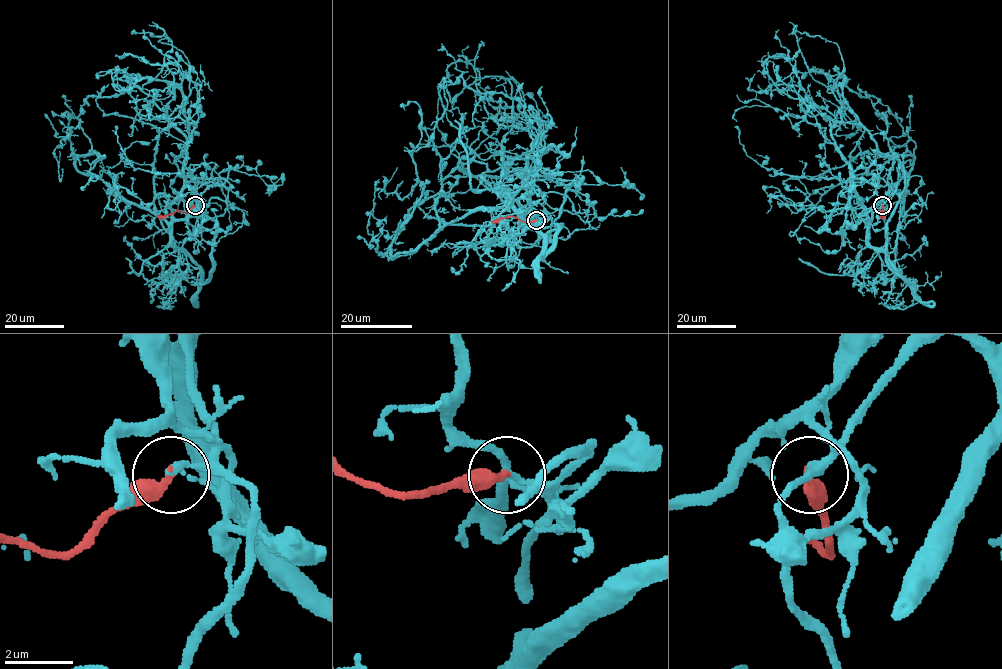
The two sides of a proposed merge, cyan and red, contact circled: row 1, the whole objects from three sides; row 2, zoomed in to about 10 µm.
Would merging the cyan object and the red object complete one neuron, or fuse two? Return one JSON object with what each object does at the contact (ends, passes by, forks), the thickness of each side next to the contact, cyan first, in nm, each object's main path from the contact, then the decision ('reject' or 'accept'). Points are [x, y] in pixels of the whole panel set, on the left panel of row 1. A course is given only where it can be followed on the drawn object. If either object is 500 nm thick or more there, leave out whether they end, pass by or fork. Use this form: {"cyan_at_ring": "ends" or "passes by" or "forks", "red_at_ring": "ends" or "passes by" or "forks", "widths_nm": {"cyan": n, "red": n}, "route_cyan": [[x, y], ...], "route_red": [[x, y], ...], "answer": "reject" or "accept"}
{"cyan_at_ring": "ends", "red_at_ring": "ends", "widths_nm": {"cyan": 180, "red": 360}, "route_cyan": [[195, 205], [167, 222], [126, 202], [76, 168], [73, 155], [97, 153], [89, 171], [98, 177], [84, 189]], "route_red": [[195, 205], [186, 212], [177, 210], [157, 217]], "answer": "accept"}

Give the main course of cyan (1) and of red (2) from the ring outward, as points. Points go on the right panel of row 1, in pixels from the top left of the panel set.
1: (882, 205), (862, 219), (869, 222), (909, 173), (912, 156), (863, 153), (783, 180), (790, 189)
2: (882, 205), (884, 212), (880, 210), (879, 213), (884, 217)

